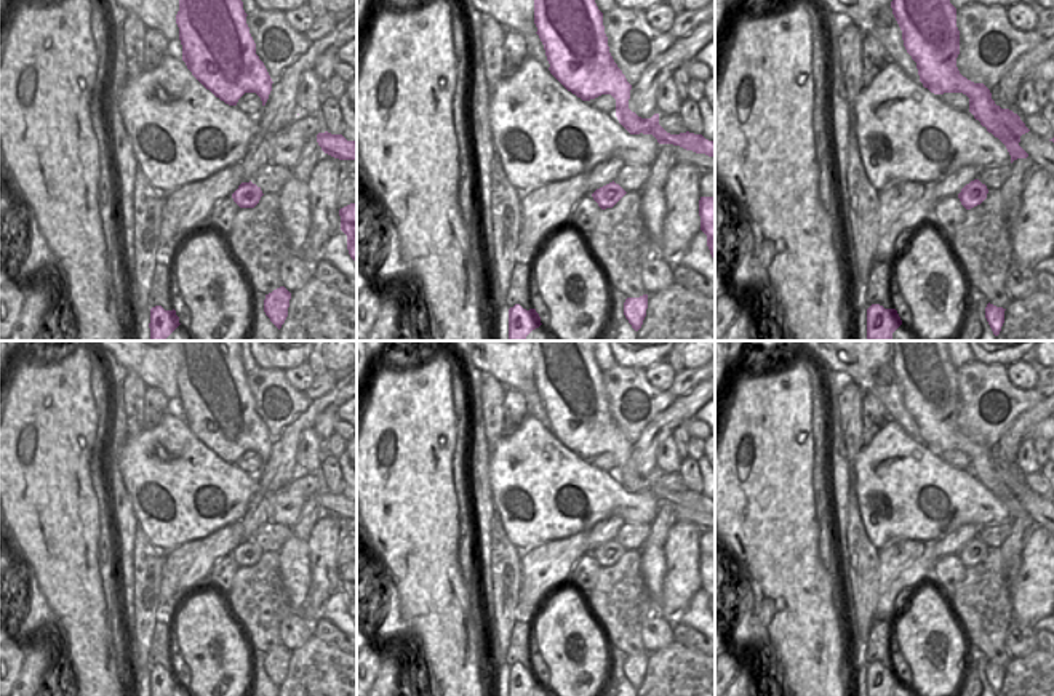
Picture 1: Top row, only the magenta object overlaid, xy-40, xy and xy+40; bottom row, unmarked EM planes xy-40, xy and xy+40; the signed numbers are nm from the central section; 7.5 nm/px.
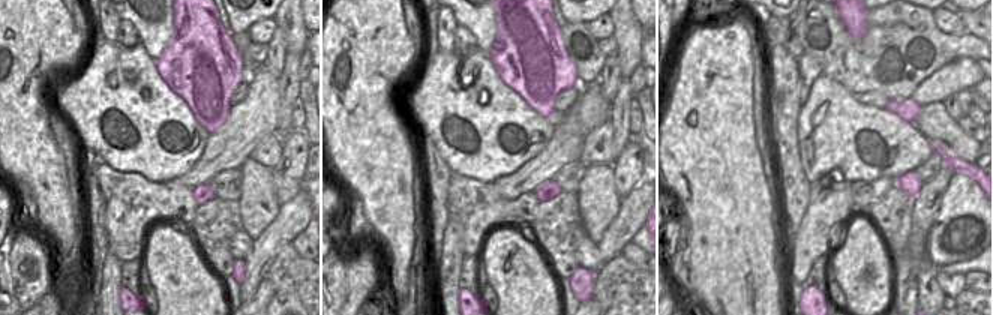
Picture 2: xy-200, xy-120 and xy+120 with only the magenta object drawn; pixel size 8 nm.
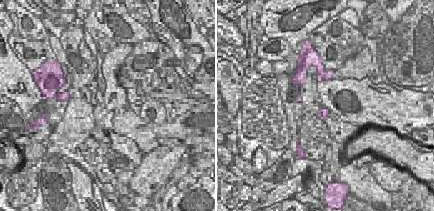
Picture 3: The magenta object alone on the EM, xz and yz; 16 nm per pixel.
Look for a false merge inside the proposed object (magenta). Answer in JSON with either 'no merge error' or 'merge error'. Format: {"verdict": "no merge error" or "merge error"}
{"verdict": "merge error"}

